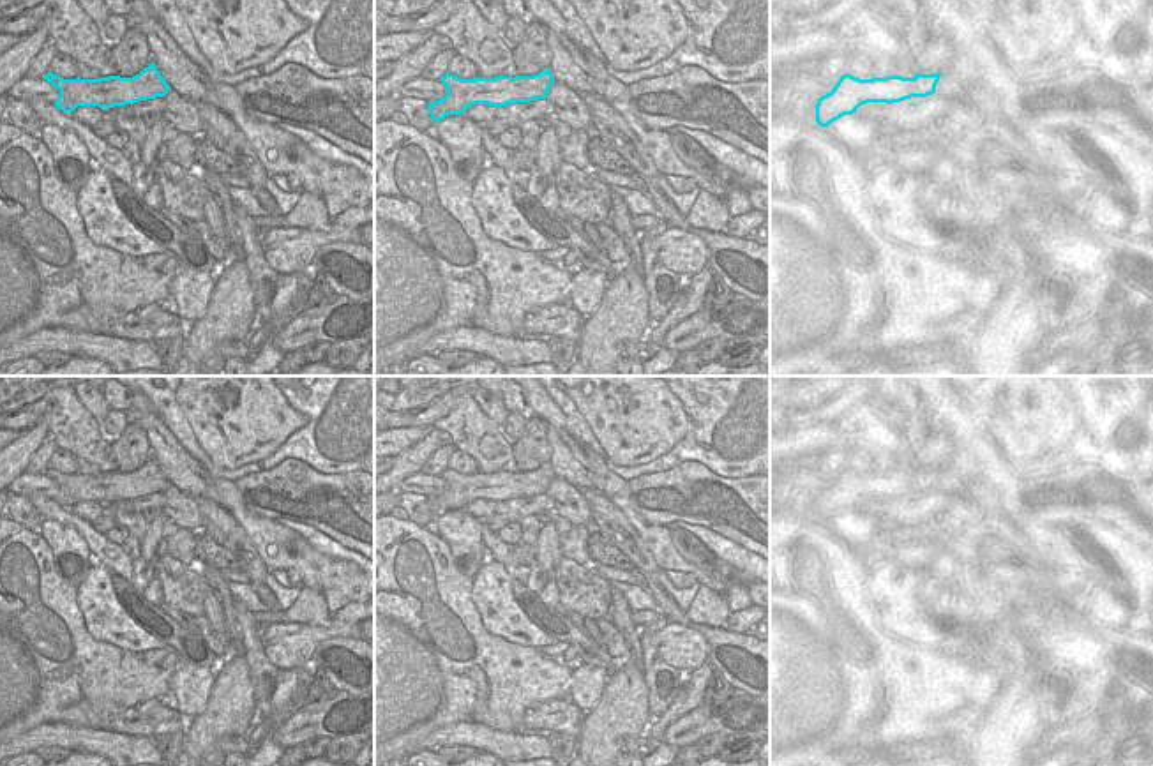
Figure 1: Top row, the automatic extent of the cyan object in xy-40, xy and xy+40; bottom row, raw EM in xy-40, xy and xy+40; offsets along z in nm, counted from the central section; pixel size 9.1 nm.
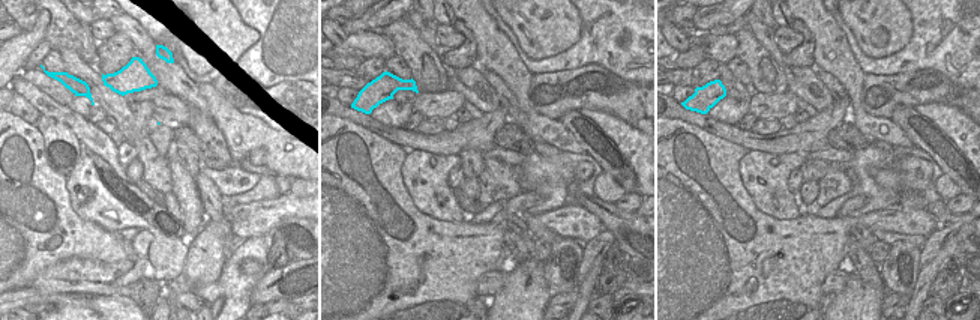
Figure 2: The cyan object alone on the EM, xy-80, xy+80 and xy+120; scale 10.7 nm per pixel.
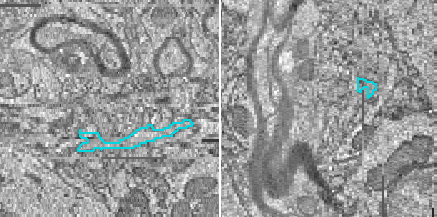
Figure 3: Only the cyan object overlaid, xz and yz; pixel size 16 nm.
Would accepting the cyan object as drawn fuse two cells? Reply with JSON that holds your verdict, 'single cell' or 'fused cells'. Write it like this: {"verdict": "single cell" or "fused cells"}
{"verdict": "fused cells"}

